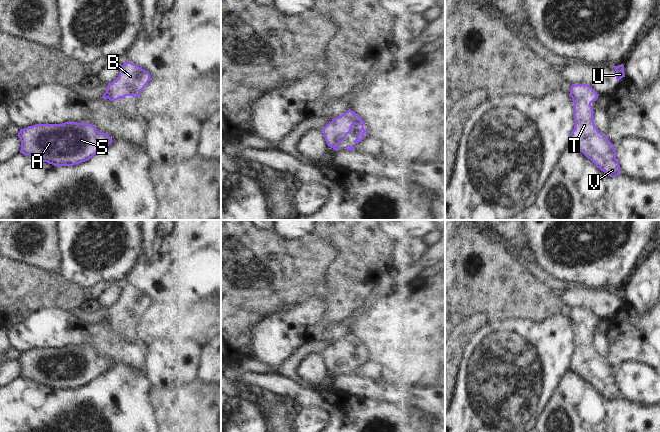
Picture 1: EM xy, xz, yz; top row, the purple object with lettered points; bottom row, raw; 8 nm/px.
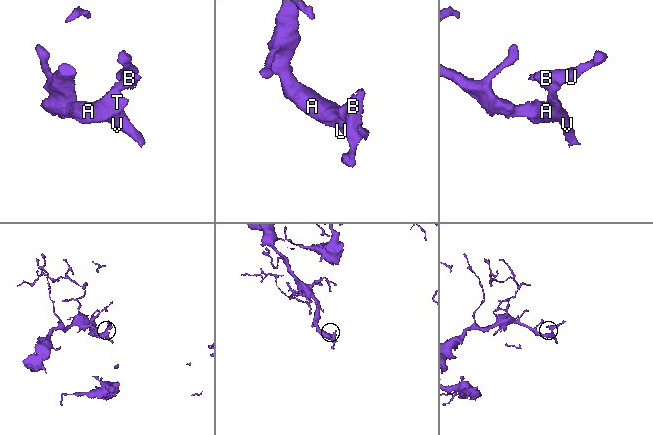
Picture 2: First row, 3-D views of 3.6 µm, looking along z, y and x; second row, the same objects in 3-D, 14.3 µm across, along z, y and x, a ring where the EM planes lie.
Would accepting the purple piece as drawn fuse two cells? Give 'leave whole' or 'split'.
leave whole

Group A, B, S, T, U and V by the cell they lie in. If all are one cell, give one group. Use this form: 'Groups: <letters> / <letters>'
Groups: A B S T U V

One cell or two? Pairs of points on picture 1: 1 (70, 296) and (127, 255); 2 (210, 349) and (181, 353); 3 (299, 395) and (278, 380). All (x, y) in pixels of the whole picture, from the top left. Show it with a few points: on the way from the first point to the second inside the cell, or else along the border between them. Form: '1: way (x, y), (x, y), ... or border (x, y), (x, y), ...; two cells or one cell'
1: border (61, 275), (81, 288); two cells
2: border (204, 330), (203, 351), (200, 371), (198, 373); two cells
3: way (294, 391), (283, 385); one cell

